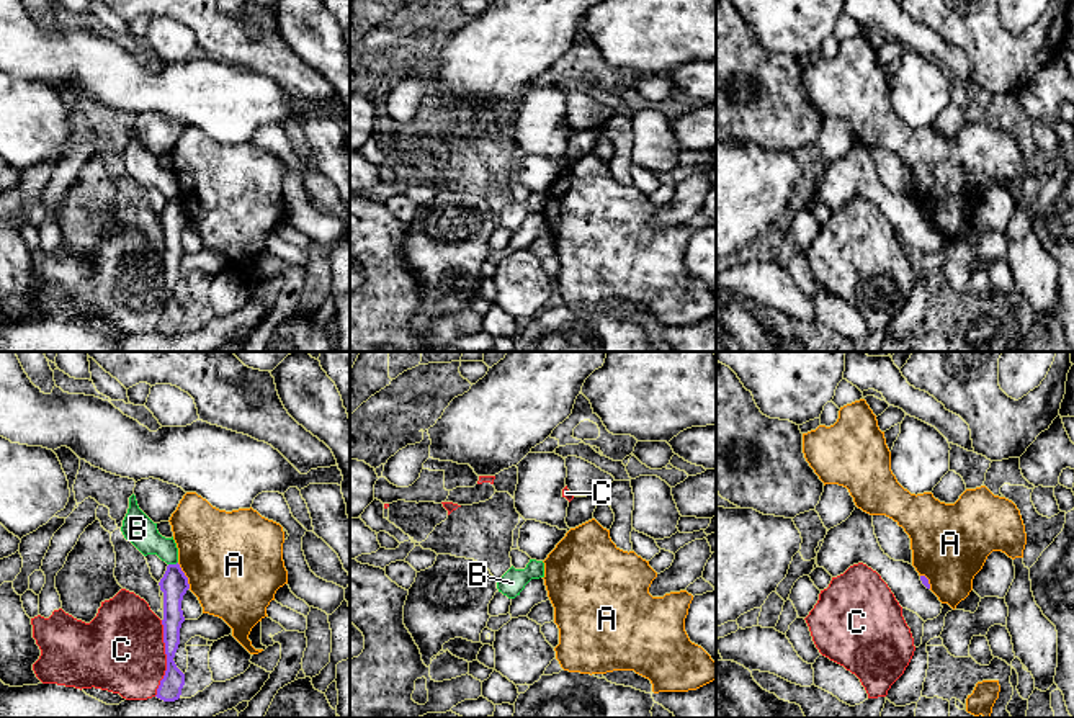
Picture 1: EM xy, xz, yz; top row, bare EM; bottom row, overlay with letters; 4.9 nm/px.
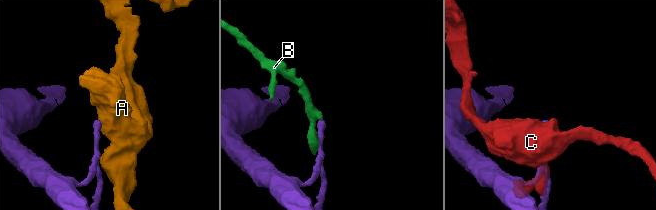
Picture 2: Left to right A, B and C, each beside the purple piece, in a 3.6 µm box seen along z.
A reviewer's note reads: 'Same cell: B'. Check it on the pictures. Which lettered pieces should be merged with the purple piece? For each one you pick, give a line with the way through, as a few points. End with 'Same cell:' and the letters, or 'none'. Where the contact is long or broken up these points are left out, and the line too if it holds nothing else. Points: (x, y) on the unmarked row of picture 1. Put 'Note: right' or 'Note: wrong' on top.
Note: wrong
Same cell: none

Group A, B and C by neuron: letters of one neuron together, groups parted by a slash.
A / B / C

